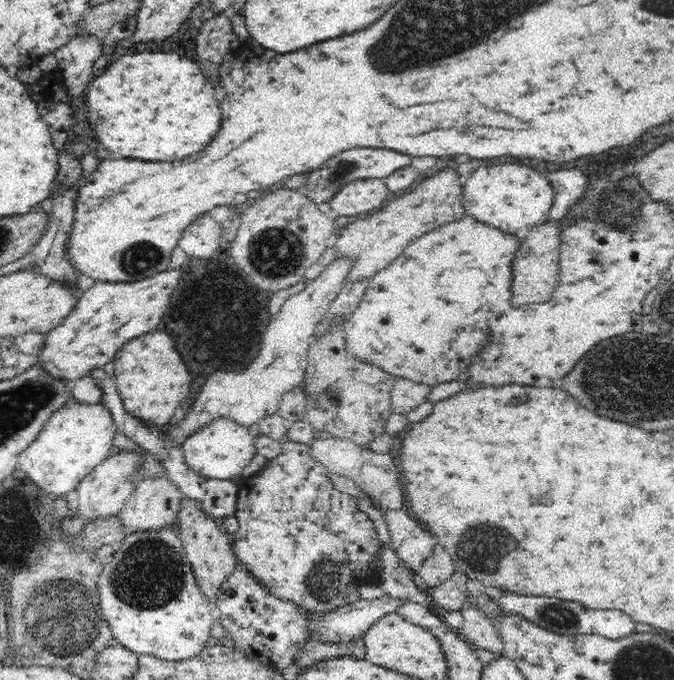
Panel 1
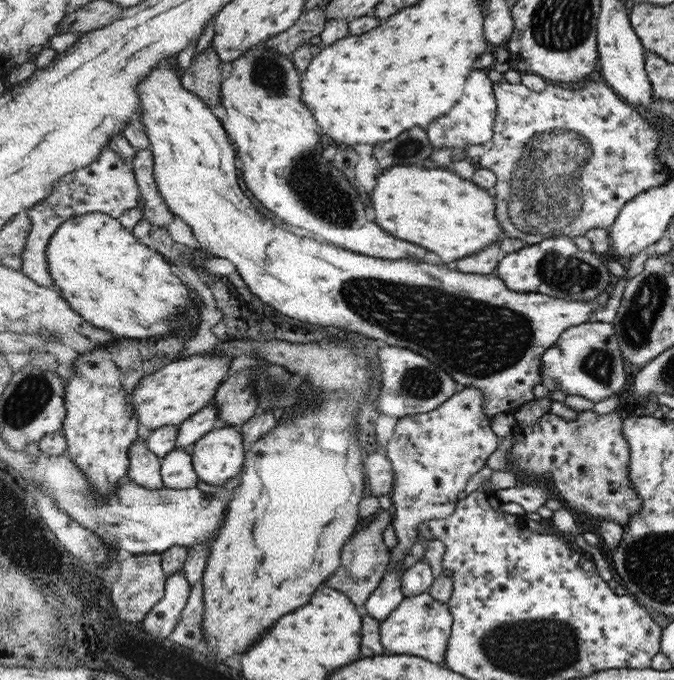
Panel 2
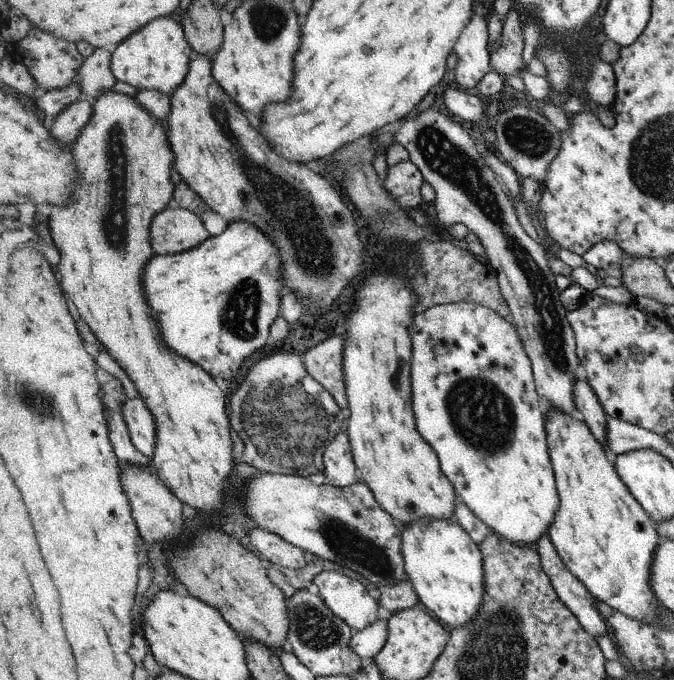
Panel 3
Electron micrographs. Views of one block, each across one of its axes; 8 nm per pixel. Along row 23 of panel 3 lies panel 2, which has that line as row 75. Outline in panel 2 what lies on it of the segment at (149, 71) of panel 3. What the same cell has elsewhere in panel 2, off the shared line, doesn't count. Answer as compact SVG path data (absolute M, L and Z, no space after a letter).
M174 60L164 62L140 84L138 91L144 105L140 118L152 139L155 175L161 193L170 208L193 229L199 248L208 250L214 257L230 260L252 294L294 320L336 326L344 332L350 330L369 339L376 338L378 342L384 340L385 345L408 348L427 357L450 374L460 387L478 388L484 396L483 412L487 416L518 412L524 404L536 399L534 386L542 384L545 352L558 342L559 336L568 328L588 323L593 312L599 309L594 300L579 302L554 299L537 293L515 292L497 277L456 272L414 258L388 260L366 256L330 244L320 244L302 236L302 232L290 232L290 228L272 217L268 220L254 208L254 204L238 186L234 164L237 154L234 154L228 142L224 123L212 112L212 107L202 96L190 92L184 86L182 72Z

